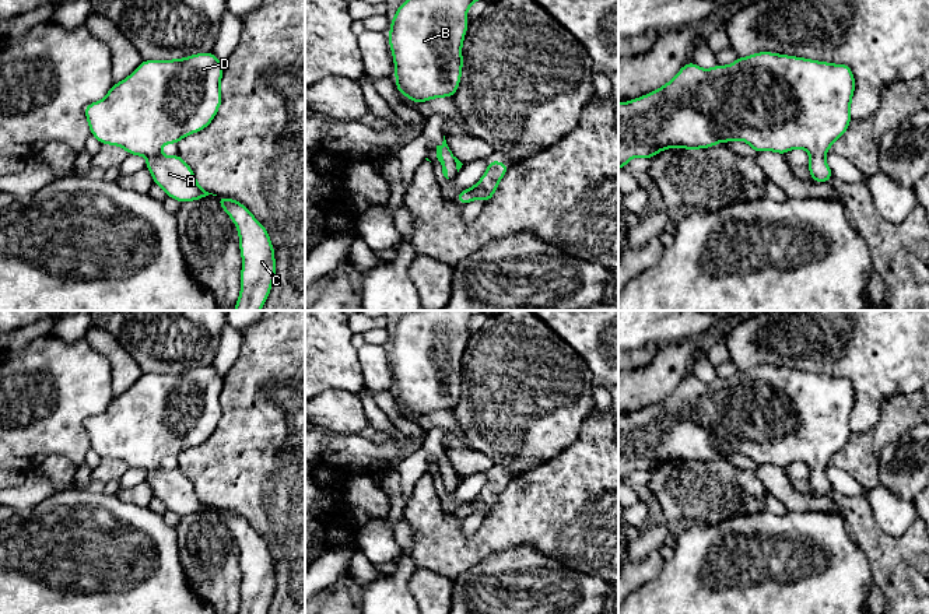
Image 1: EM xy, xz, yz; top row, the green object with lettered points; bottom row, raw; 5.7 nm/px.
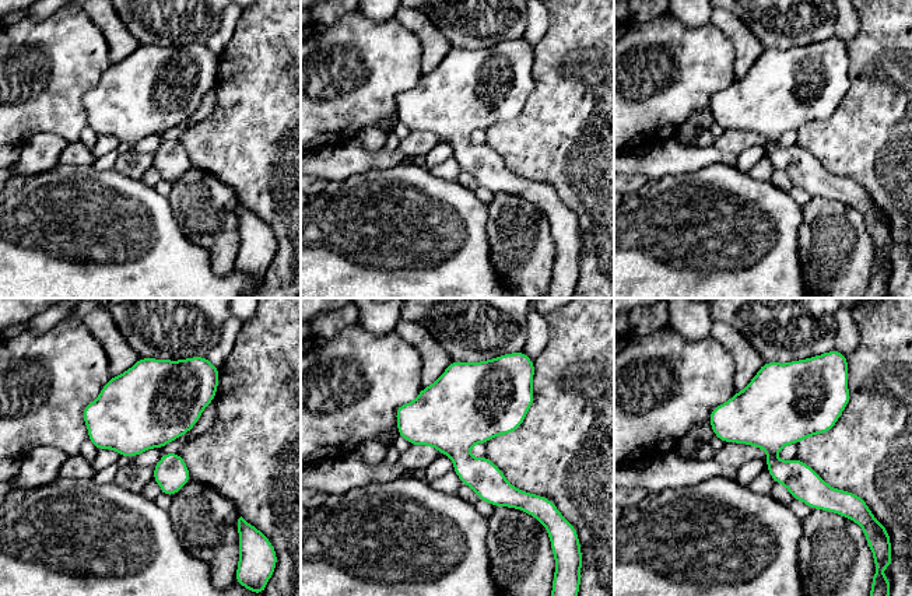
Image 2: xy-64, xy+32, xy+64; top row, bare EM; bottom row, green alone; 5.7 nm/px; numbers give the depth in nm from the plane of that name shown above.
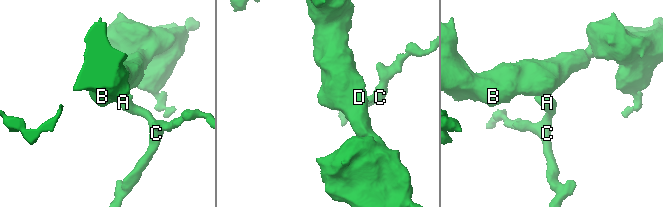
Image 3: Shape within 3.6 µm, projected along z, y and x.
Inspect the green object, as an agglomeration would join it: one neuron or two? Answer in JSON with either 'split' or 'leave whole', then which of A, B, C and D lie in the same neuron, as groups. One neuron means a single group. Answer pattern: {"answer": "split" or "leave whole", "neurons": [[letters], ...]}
{"answer": "leave whole", "neurons": [["A", "B", "C", "D"]]}

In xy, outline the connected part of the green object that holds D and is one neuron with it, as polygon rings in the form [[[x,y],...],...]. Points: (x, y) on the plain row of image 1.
[[[213,365],[183,372],[143,373],[104,413],[84,421],[101,457],[118,459],[129,469],[147,471],[153,495],[179,516],[213,508],[196,494],[194,485],[176,467],[165,470],[161,460],[204,443],[222,415],[220,396],[224,378]]]

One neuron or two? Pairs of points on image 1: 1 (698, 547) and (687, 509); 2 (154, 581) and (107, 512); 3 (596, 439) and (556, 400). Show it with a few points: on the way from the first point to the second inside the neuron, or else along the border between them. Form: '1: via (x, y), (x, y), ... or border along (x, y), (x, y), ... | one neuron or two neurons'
1: border along (724, 519), (718, 523), (687, 523), (684, 526) | two neurons
2: via (137, 561), (136, 558), (126, 558), (100, 532) | one neuron
3: border along (593, 409), (582, 423), (579, 435), (563, 451) | two neurons

